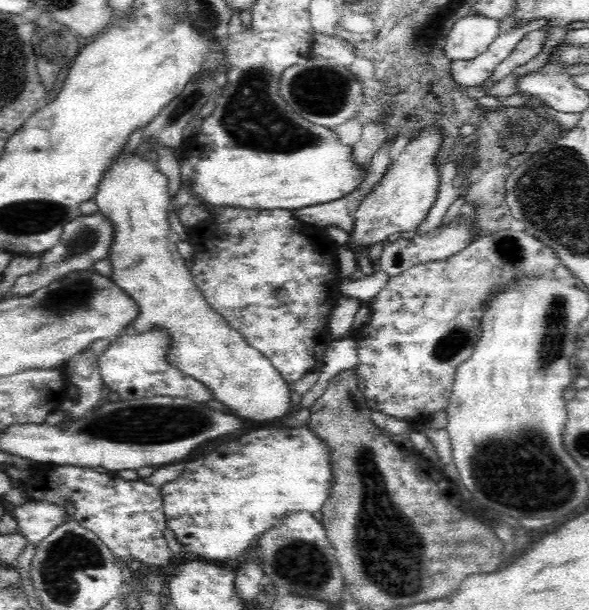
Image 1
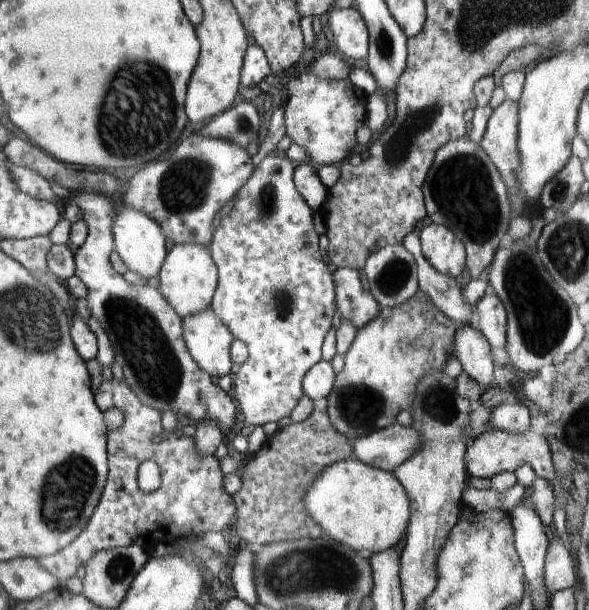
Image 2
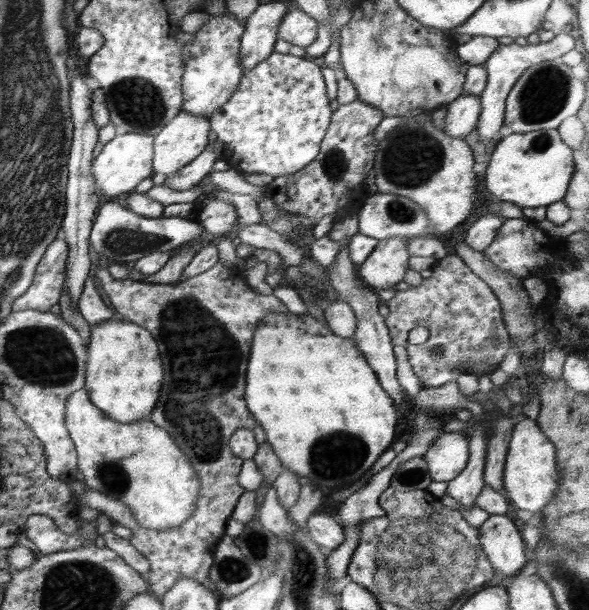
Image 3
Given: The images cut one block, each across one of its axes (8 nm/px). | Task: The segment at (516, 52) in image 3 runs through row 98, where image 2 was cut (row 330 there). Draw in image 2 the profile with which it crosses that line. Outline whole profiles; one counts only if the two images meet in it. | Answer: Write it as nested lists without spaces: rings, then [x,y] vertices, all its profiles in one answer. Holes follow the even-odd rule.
[[[490,285],[487,286],[484,296],[477,302],[476,308],[480,317],[478,328],[483,337],[489,342],[492,348],[505,348],[507,341],[507,314],[502,301],[496,296],[494,289]]]

